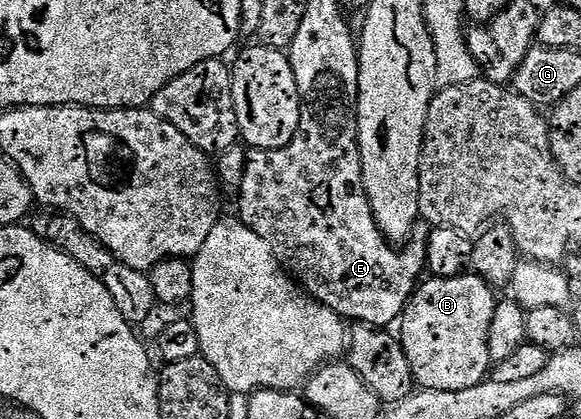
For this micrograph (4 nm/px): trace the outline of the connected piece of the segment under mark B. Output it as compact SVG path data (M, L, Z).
M472 272L454 278L430 277L413 291L399 319L399 341L420 389L458 392L487 378L491 370L488 332L499 301L495 295L494 288Z

